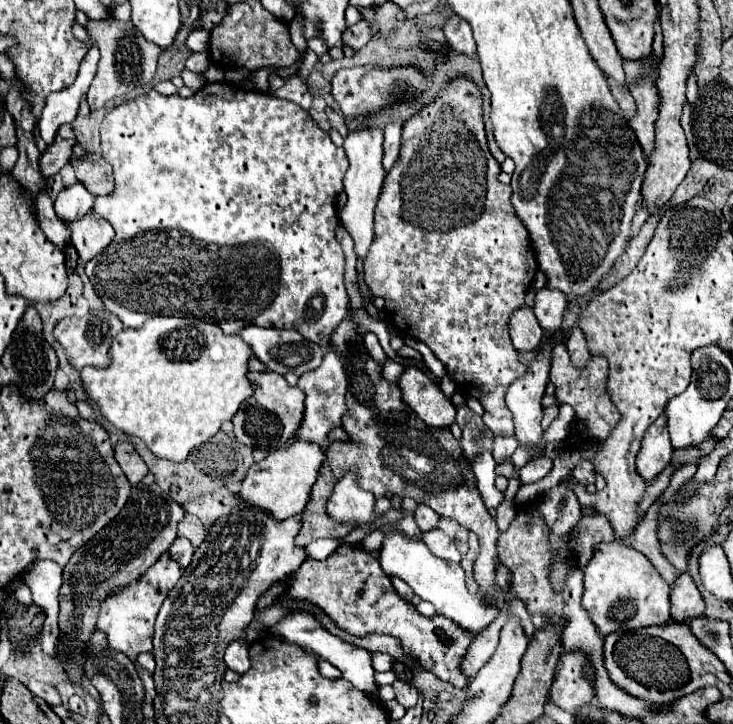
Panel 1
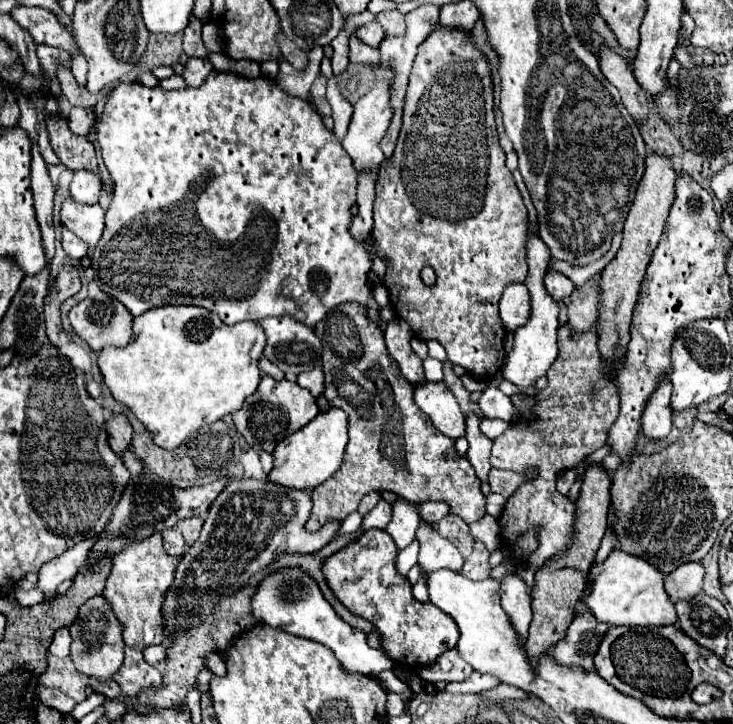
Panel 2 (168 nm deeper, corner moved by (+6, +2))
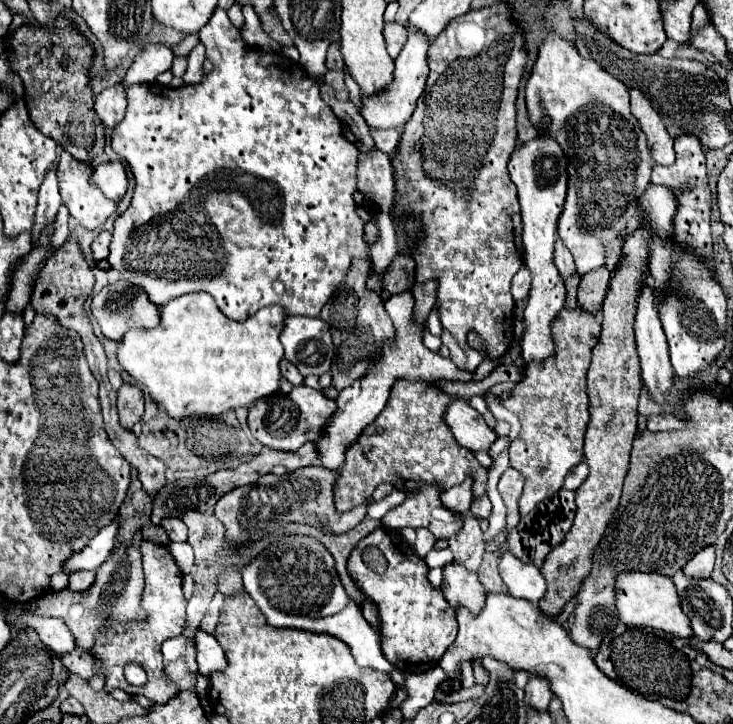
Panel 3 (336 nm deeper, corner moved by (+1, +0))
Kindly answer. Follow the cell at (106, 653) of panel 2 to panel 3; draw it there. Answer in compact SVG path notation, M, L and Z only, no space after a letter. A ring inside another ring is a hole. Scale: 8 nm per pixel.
M136 532L136 536L130 540L128 546L120 546L116 552L108 556L104 564L100 564L96 582L82 590L60 590L60 592L48 592L46 596L30 602L30 604L14 604L12 612L14 614L36 614L36 616L56 616L62 618L68 628L72 630L76 638L76 646L90 652L94 644L94 636L100 628L108 626L110 622L134 622L134 620L144 620L146 612L142 612L140 606L140 596L144 590L144 572L142 572L142 558L140 558L140 542L142 542L142 532Z

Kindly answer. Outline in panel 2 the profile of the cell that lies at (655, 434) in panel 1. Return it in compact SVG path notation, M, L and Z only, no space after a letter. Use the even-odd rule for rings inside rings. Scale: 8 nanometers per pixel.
M665 380L659 384L659 388L651 394L645 412L641 416L643 422L643 434L649 440L663 440L671 432L671 382Z

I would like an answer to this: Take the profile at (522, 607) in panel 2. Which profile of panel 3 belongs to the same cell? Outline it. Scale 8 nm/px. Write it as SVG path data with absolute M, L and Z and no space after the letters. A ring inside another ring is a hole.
M504 550L500 554L500 576L506 582L510 596L514 598L538 602L546 592L546 580L540 574L540 568L516 560L516 556L510 550Z

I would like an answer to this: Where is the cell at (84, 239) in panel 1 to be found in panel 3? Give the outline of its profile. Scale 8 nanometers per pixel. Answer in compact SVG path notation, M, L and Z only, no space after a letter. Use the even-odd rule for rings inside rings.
M62 152L60 154L60 160L58 160L58 168L56 168L56 176L58 176L58 182L60 182L60 194L62 194L62 200L64 204L68 206L70 214L88 230L94 230L98 228L100 224L106 222L106 218L110 214L116 212L116 204L114 200L102 196L102 192L98 192L98 188L94 188L94 184L90 184L92 180L92 172L94 172L94 166L90 162L78 162L74 156L70 156L70 152Z

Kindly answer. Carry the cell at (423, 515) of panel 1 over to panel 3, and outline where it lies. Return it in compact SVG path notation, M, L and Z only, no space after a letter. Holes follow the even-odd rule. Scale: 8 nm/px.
M468 476L468 480L464 480L460 486L454 486L454 488L448 488L444 494L442 494L442 502L446 508L454 510L454 512L468 512L470 510L470 504L472 504L472 480Z

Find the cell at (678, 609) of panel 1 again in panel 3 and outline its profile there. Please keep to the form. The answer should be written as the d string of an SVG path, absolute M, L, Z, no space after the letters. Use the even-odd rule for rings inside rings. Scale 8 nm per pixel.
M714 546L702 548L702 552L694 554L690 562L682 568L682 572L694 578L710 578L712 568L714 568Z

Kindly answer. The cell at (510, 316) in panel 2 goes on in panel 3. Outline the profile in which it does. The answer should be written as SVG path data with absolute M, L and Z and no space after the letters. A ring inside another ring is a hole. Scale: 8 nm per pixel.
M522 264L522 268L516 272L512 280L512 296L514 300L524 300L528 292L530 292L530 270L526 268L526 264Z

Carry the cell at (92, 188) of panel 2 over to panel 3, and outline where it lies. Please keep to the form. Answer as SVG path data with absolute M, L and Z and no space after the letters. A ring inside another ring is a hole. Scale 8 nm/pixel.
M120 160L116 162L106 162L96 166L92 182L100 186L100 190L114 202L120 202L128 190L128 176L126 168Z

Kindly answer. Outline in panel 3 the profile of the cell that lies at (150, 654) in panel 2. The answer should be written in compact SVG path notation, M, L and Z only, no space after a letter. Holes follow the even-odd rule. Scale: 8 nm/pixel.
M178 636L178 638L170 638L162 644L162 654L164 660L178 660L184 658L188 670L192 670L194 674L198 674L198 664L196 664L196 644L194 640L190 642L186 636Z

